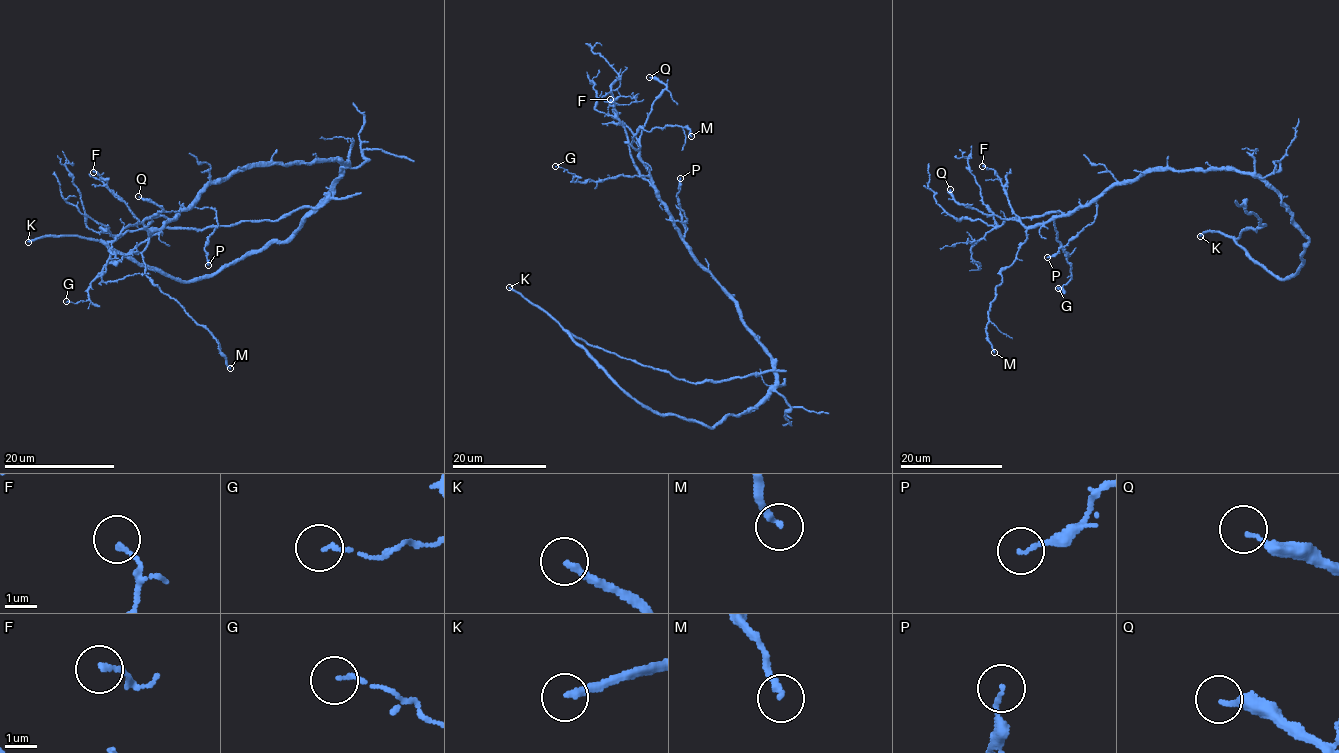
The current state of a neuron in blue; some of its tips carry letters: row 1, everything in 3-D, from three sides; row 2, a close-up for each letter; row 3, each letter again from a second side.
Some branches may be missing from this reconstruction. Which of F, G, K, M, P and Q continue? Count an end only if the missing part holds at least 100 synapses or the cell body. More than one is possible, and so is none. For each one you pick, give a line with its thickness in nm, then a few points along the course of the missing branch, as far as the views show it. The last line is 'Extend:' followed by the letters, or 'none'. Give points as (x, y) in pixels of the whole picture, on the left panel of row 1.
K: calibre 220 nm
Extend: K

